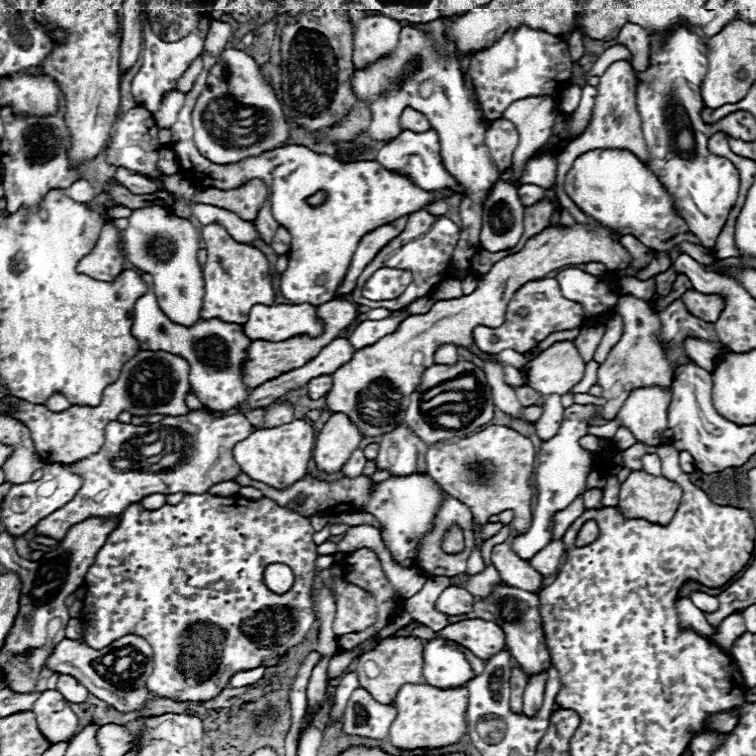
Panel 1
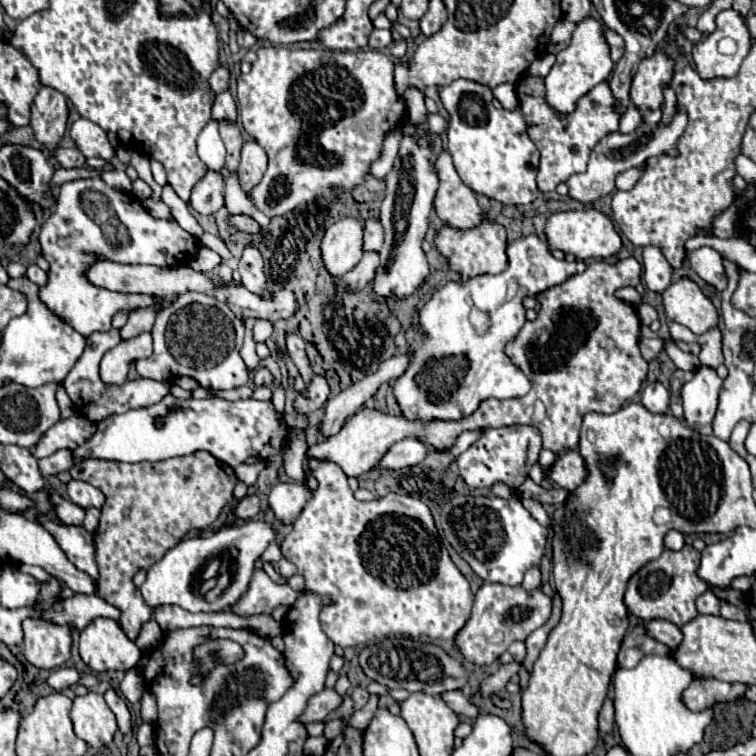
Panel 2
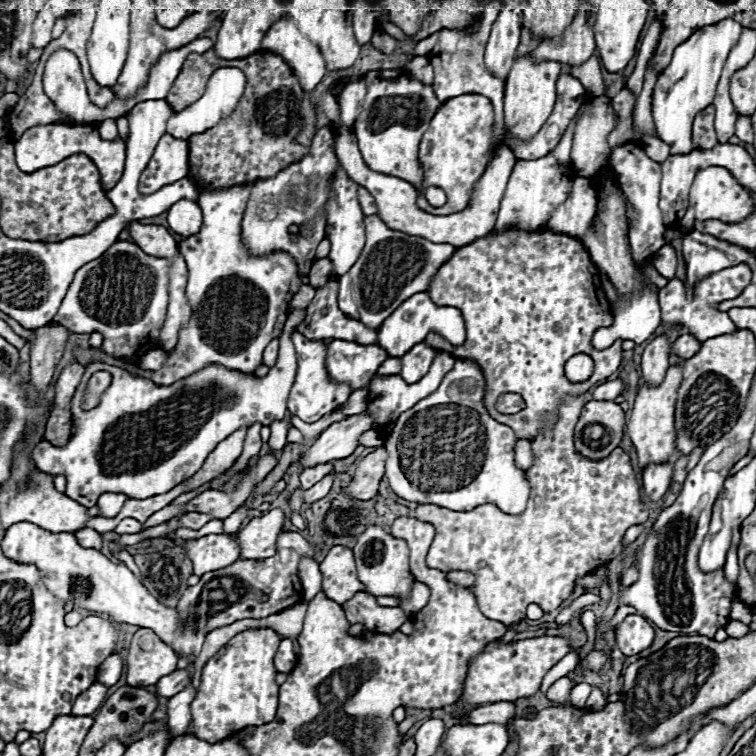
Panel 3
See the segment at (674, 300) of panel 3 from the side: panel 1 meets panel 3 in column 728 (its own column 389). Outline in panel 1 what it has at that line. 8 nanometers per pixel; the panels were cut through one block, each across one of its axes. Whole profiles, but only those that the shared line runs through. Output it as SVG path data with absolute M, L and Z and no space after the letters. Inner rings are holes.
M380 268L364 284L362 296L378 298L378 300L392 300L392 298L398 298L406 290L410 280L412 280L410 272L396 270L396 268ZM402 308L398 312L394 312L390 318L386 320L366 320L362 324L356 326L356 330L350 334L350 344L354 344L354 348L364 348L366 344L374 344L374 340L380 340L382 336L394 332L398 328L398 324L408 316L408 310Z

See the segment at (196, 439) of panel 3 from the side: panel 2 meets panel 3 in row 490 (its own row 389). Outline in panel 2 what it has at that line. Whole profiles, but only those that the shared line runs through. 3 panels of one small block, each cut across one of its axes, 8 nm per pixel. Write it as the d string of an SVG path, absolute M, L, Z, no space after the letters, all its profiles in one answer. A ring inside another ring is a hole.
M112 328L108 332L90 334L86 338L86 348L84 348L82 358L78 358L78 362L74 364L70 374L64 378L64 388L70 396L70 400L74 402L74 406L82 402L86 416L94 422L100 422L106 416L120 414L120 412L126 412L132 408L144 408L144 406L156 404L168 394L168 386L170 386L168 382L156 382L156 380L144 380L144 378L138 378L134 382L124 382L122 386L104 386L102 384L100 374L98 374L100 372L100 360L108 350L116 346L121 340L120 331L116 328Z

